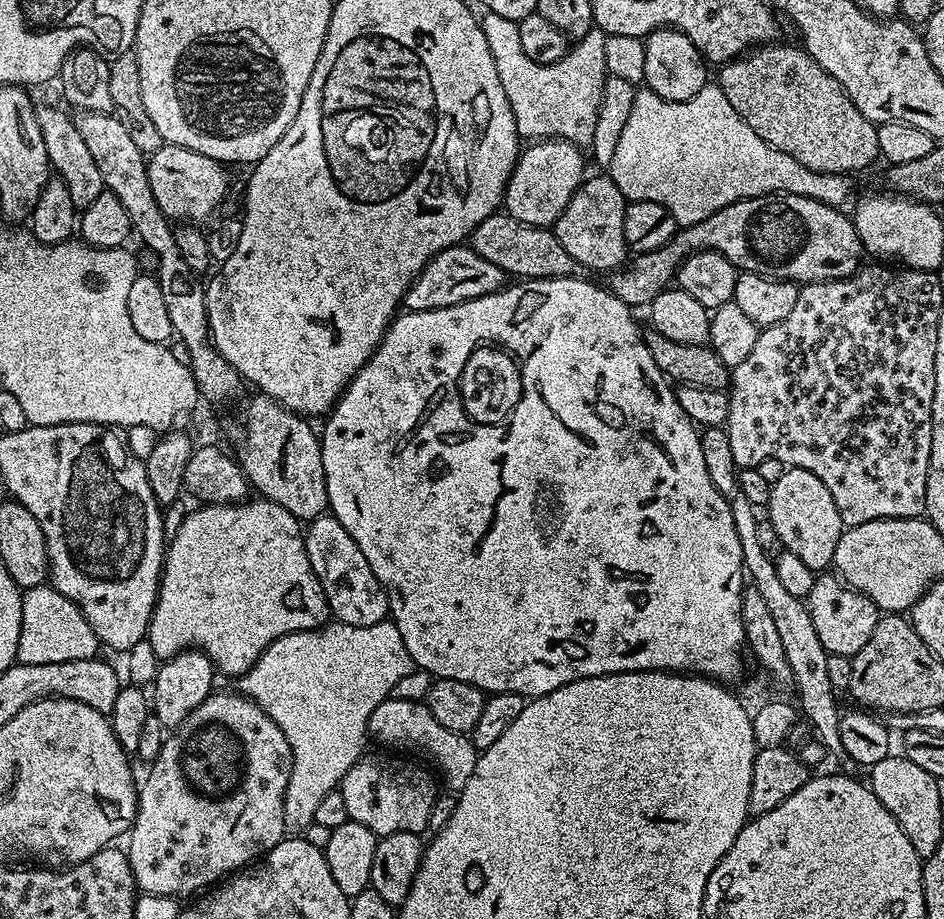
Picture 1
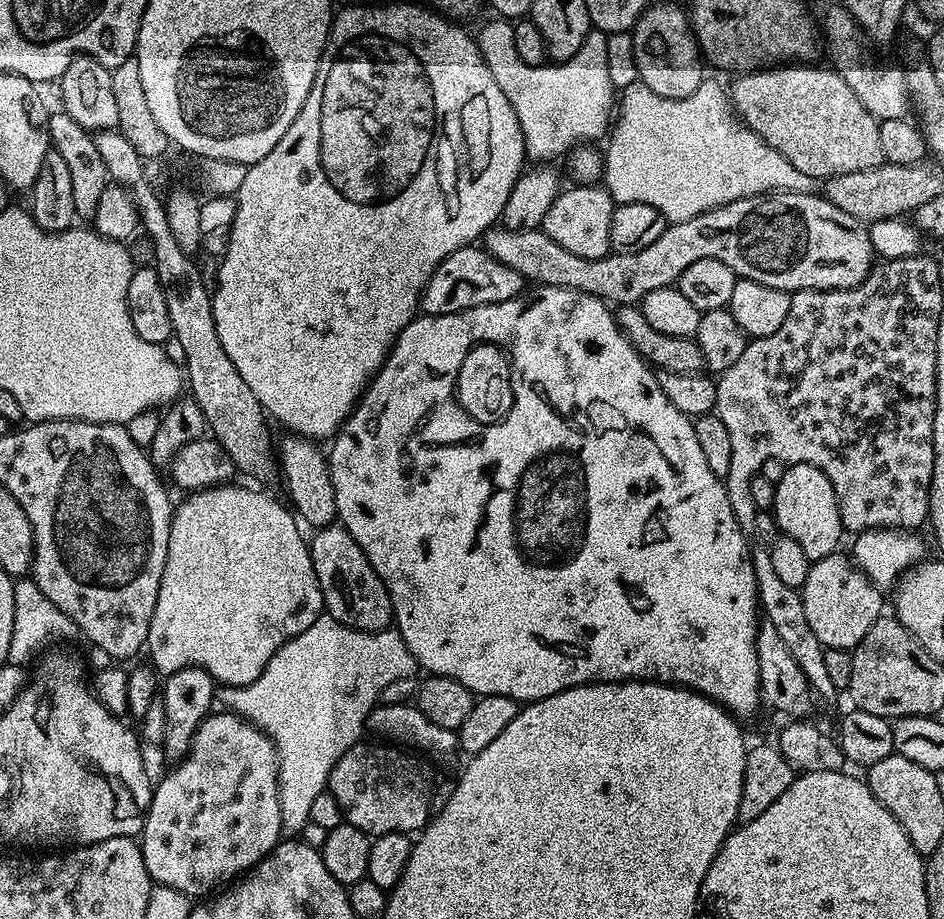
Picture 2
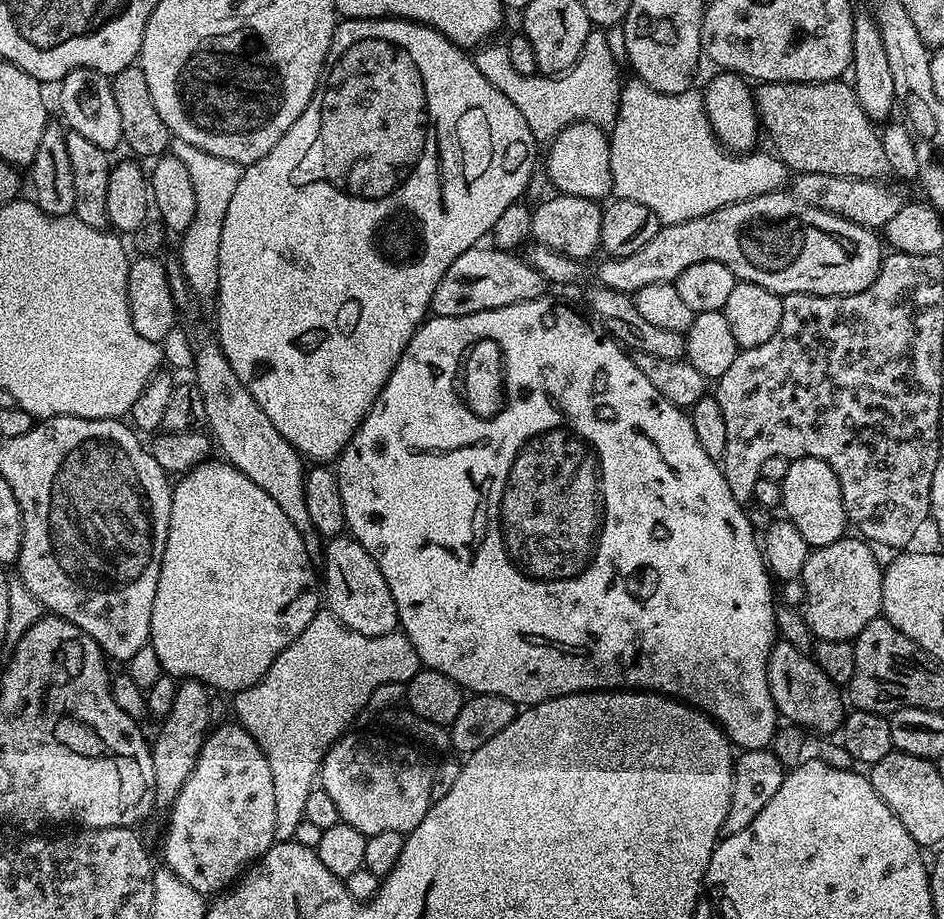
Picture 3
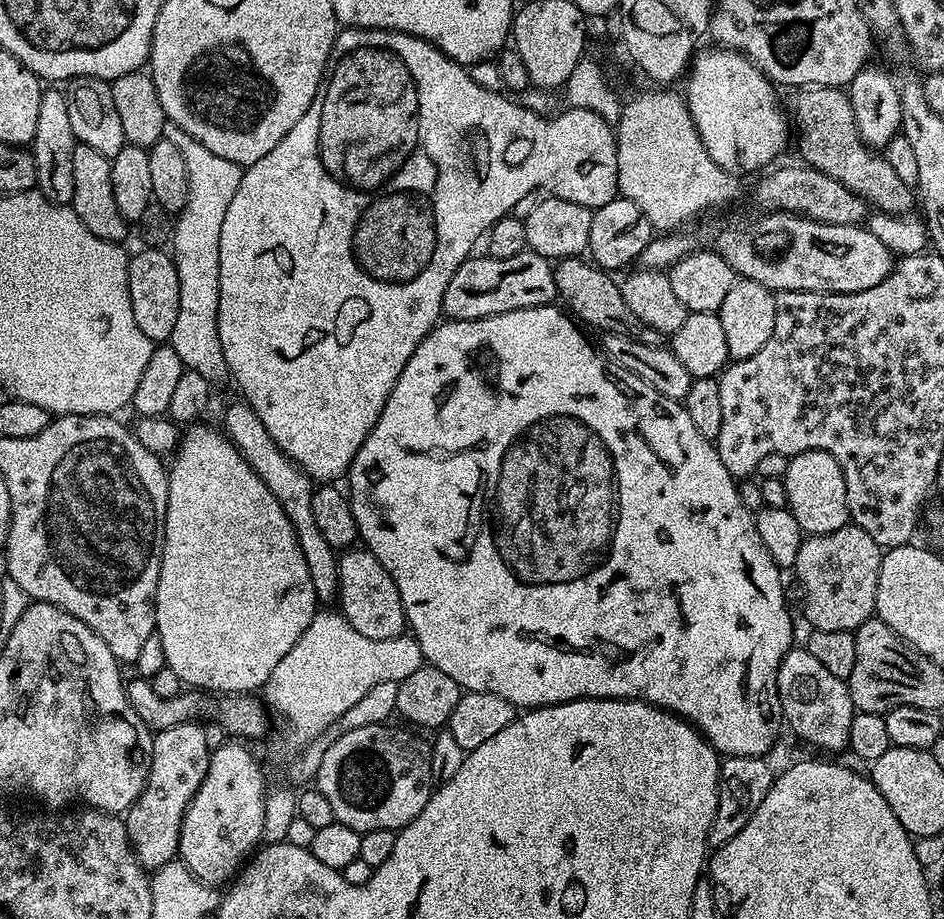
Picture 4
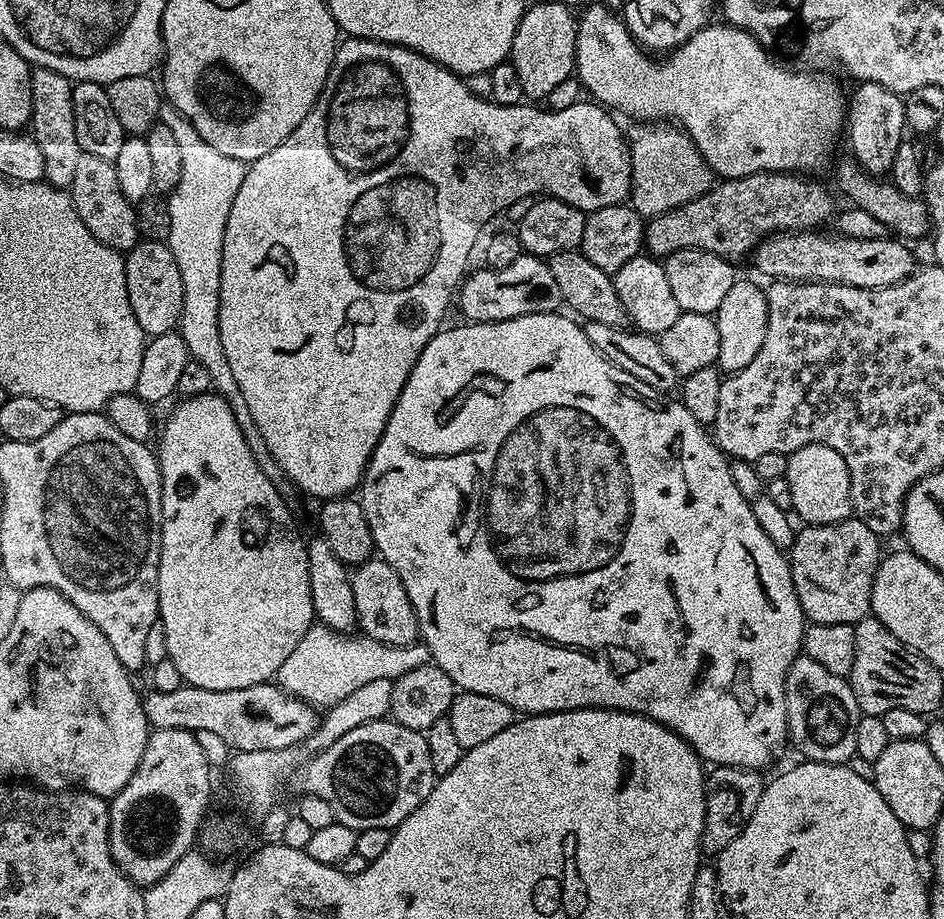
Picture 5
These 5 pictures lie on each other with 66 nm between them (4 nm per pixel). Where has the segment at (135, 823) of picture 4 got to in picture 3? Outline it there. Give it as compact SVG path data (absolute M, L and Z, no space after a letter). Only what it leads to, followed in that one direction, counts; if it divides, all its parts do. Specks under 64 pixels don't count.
M187 678L179 681L176 697L174 698L174 710L170 710L167 719L160 728L156 740L151 741L152 765L154 766L154 778L156 779L156 801L157 805L171 805L176 796L182 790L186 778L196 765L198 754L204 745L204 737L210 731L208 724L208 695L209 689L198 680Z

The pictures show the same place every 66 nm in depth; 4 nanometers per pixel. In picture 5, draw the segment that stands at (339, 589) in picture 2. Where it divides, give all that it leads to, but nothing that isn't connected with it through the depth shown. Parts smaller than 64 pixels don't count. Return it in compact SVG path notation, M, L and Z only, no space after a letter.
M373 558L365 564L355 565L351 578L356 623L363 635L371 640L394 646L417 643L420 627L416 611L406 594L406 586L402 586L402 578L398 578L394 566L379 558Z

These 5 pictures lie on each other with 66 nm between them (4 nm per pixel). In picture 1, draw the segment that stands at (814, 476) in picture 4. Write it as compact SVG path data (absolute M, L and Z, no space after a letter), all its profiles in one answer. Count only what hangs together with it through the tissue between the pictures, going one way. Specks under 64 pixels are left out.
M789 467L782 478L772 484L766 518L774 530L778 530L784 551L796 555L805 566L810 566L812 572L820 574L833 567L834 550L842 531L838 506L834 506L830 490L826 490L826 486L822 486L822 481L814 478L810 470Z

